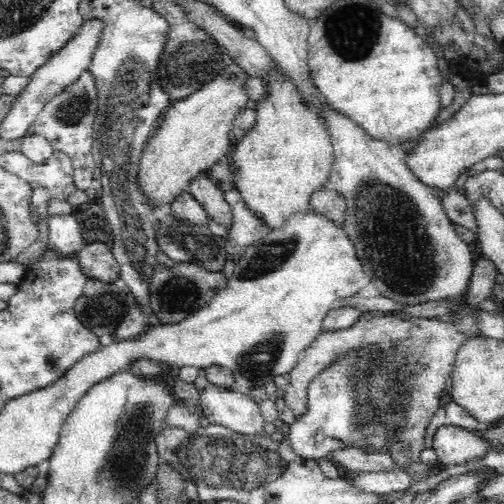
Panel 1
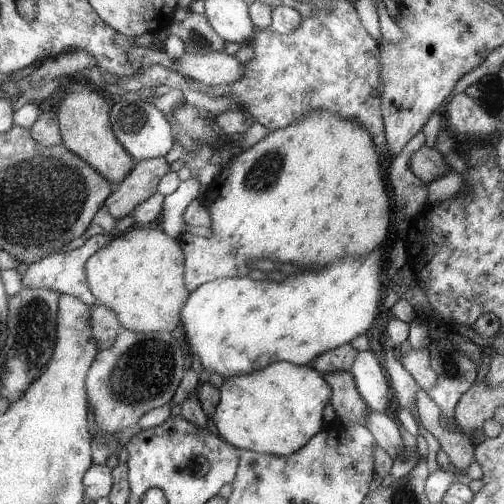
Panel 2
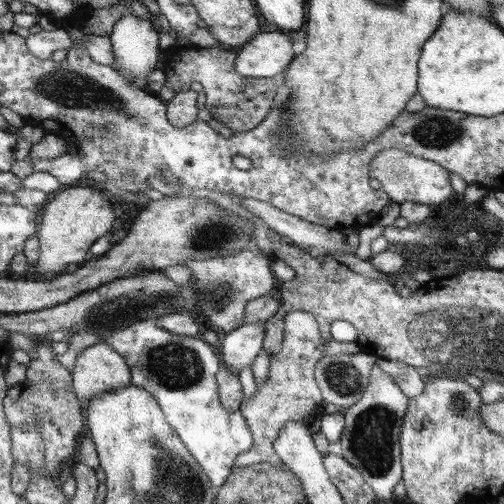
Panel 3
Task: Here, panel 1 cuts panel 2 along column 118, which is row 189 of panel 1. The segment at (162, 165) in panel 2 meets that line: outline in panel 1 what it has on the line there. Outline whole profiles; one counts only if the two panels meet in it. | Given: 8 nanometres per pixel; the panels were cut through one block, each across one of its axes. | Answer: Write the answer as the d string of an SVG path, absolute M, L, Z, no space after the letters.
M198 174L198 178L194 178L190 182L190 186L184 190L188 194L192 194L208 212L208 216L212 216L218 224L222 224L226 230L232 226L234 220L234 210L232 206L226 202L224 192L218 188L216 182L210 180L208 174Z

